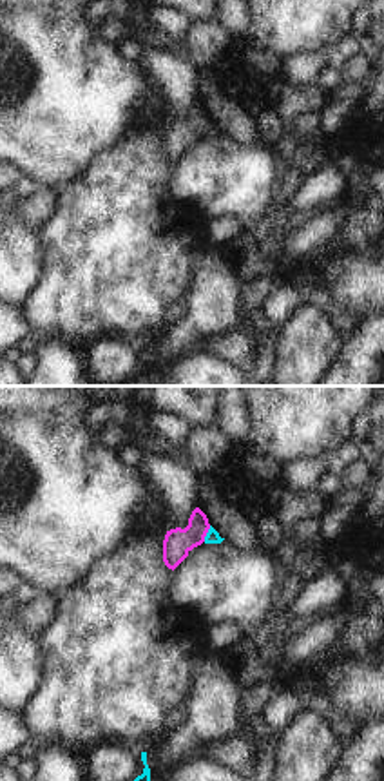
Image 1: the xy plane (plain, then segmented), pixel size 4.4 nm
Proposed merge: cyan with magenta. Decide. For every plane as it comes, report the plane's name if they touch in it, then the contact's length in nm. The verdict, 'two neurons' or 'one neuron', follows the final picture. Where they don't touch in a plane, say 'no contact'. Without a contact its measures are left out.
contact in xy; length 80 nm

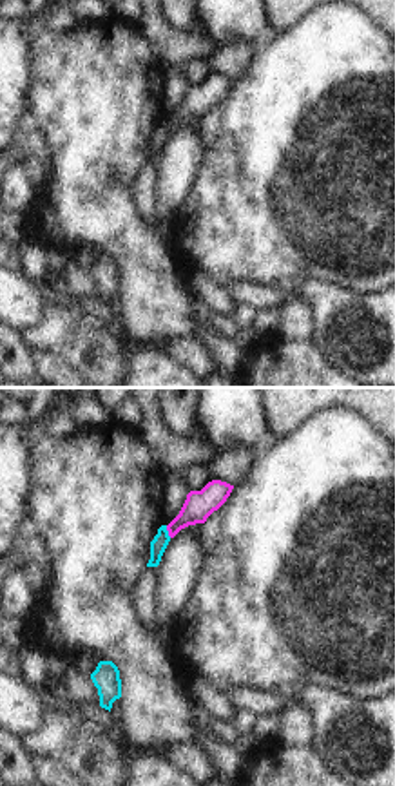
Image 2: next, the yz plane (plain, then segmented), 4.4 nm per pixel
contact in yz; length 60 nm

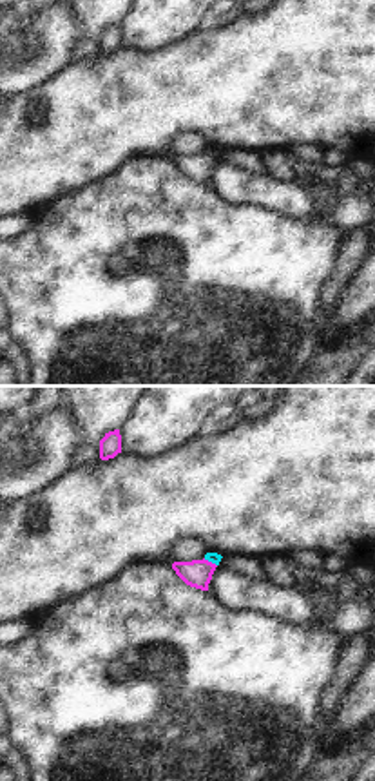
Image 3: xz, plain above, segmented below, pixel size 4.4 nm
contact in xz; length 70 nm

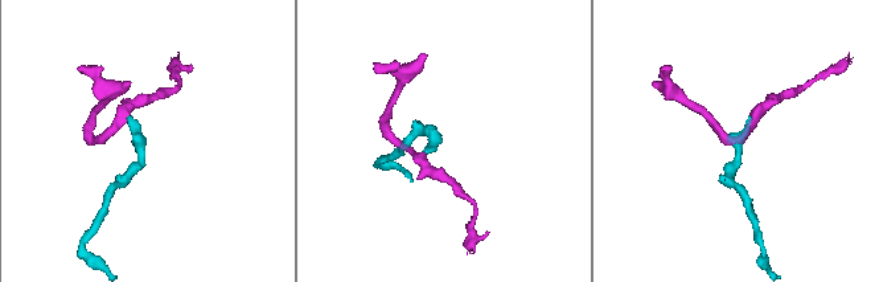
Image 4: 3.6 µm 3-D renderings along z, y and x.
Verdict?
one neuron

